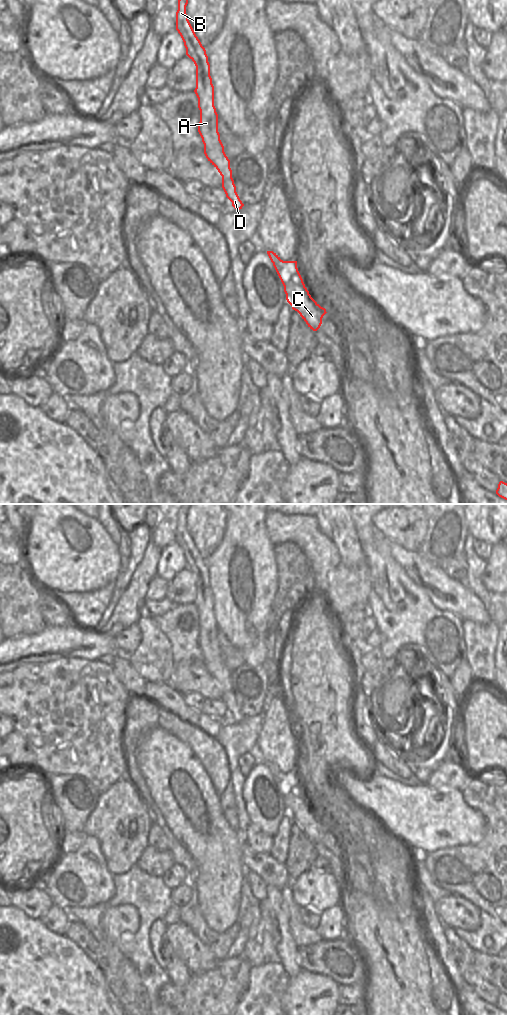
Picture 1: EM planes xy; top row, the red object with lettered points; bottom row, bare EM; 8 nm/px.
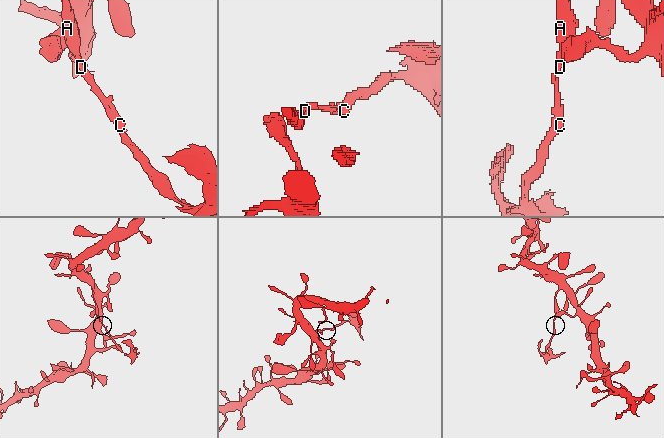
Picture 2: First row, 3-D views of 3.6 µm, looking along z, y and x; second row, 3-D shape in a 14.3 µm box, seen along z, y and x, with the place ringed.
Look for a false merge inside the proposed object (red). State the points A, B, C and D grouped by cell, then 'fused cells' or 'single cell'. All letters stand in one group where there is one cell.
A B D / C; fused cells

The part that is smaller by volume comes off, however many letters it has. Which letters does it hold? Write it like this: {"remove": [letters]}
{"remove": ["C"]}

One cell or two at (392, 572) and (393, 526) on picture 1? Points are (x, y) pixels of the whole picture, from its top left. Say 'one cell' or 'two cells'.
two cells

